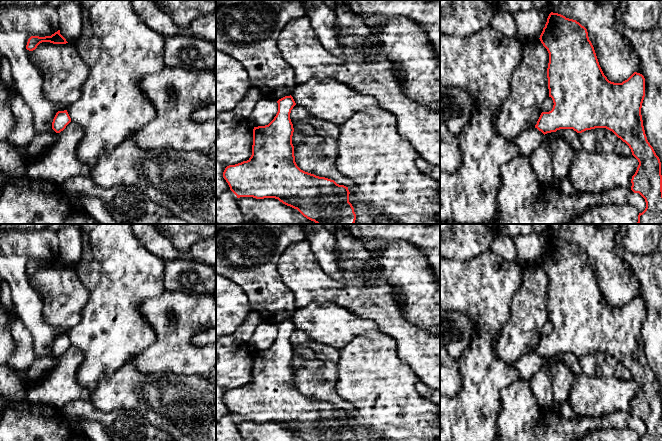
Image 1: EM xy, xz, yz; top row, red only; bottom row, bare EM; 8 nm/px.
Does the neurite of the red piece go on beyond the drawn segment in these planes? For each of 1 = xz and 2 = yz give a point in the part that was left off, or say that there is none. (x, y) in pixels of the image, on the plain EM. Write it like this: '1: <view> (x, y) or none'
1: none
2: none

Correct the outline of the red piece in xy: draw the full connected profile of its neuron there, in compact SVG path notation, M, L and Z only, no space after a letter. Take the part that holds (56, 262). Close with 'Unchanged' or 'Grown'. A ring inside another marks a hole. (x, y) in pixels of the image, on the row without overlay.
M58 254L54 258L52 258L51 260L45 260L45 261L31 260L28 263L26 273L29 275L33 275L42 266L50 266L53 268L66 268L66 267L68 267L66 265L66 263L60 258L60 254Z. Unchanged

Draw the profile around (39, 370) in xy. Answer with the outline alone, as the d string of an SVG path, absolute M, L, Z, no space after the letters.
M53 353L47 354L44 357L35 358L34 362L24 370L16 370L14 373L20 379L22 384L30 389L42 383L49 374L56 369L59 363L59 357Z

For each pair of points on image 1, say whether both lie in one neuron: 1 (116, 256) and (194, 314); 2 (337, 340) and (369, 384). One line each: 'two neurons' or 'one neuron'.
1: two neurons
2: two neurons

